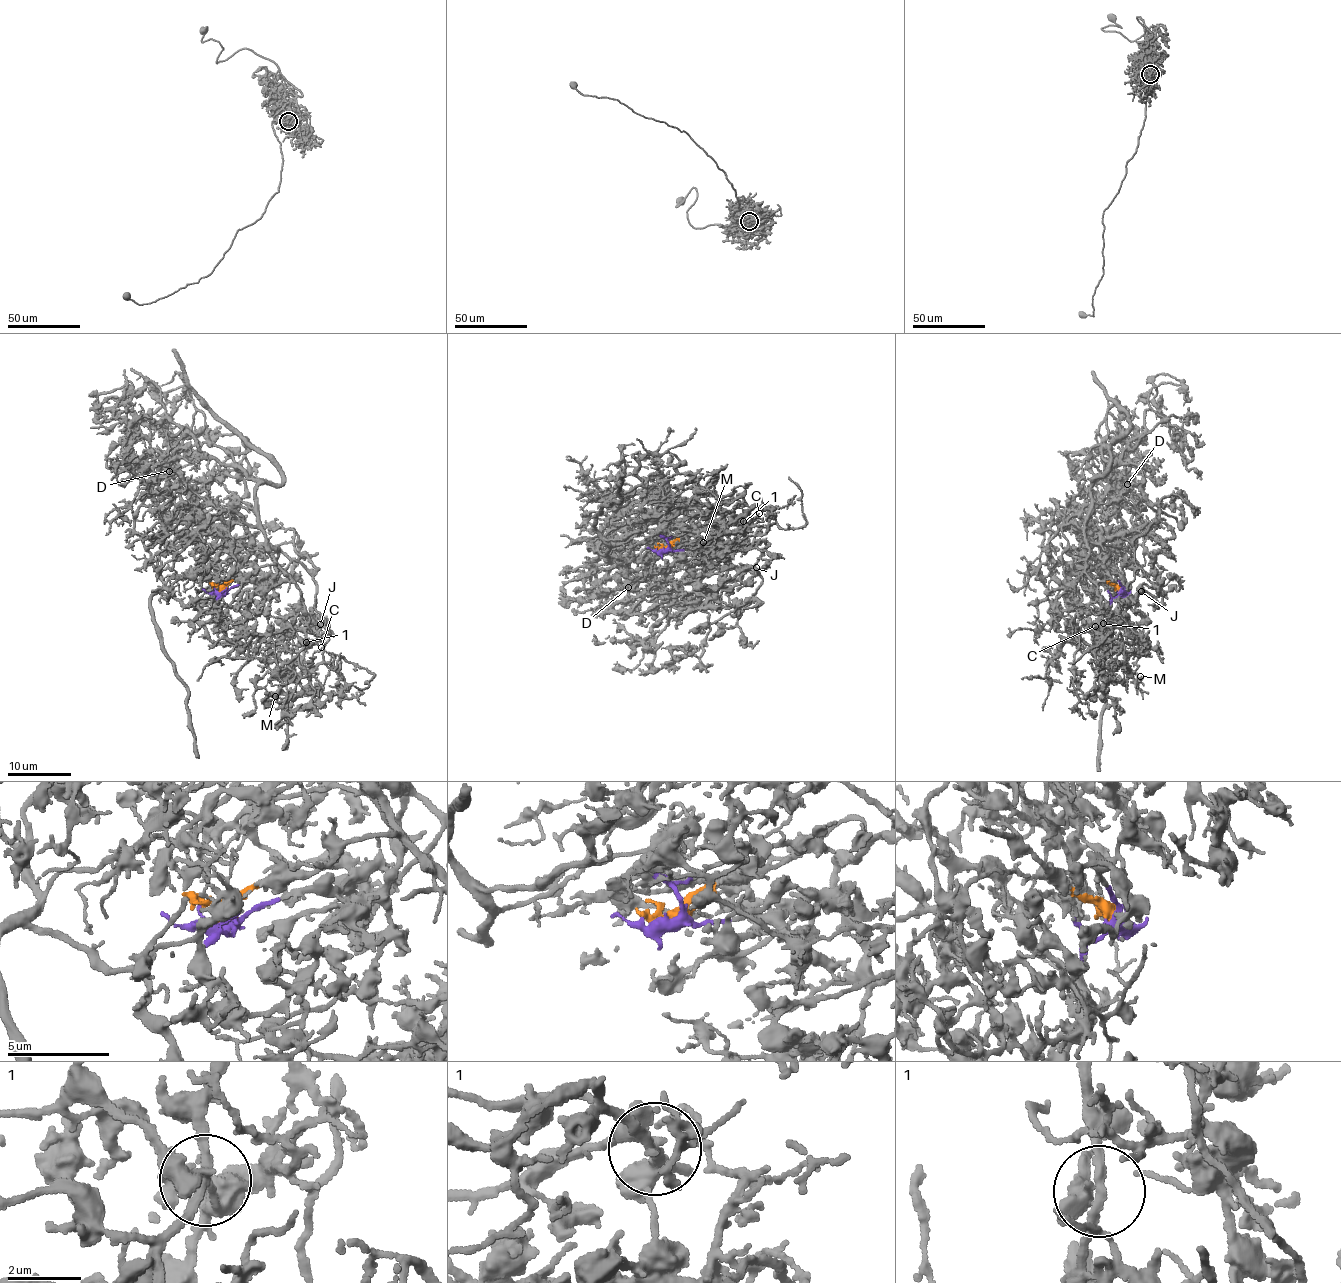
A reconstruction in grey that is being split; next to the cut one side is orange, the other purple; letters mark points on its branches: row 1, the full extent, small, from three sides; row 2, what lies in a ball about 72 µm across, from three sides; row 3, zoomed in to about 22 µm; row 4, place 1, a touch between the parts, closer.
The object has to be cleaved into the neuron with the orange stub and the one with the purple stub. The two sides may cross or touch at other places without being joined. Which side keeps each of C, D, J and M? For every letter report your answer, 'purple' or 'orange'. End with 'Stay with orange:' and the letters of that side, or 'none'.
C: orange
D: orange
J: orange
M: orange
Stay with orange: C, D, J, M

